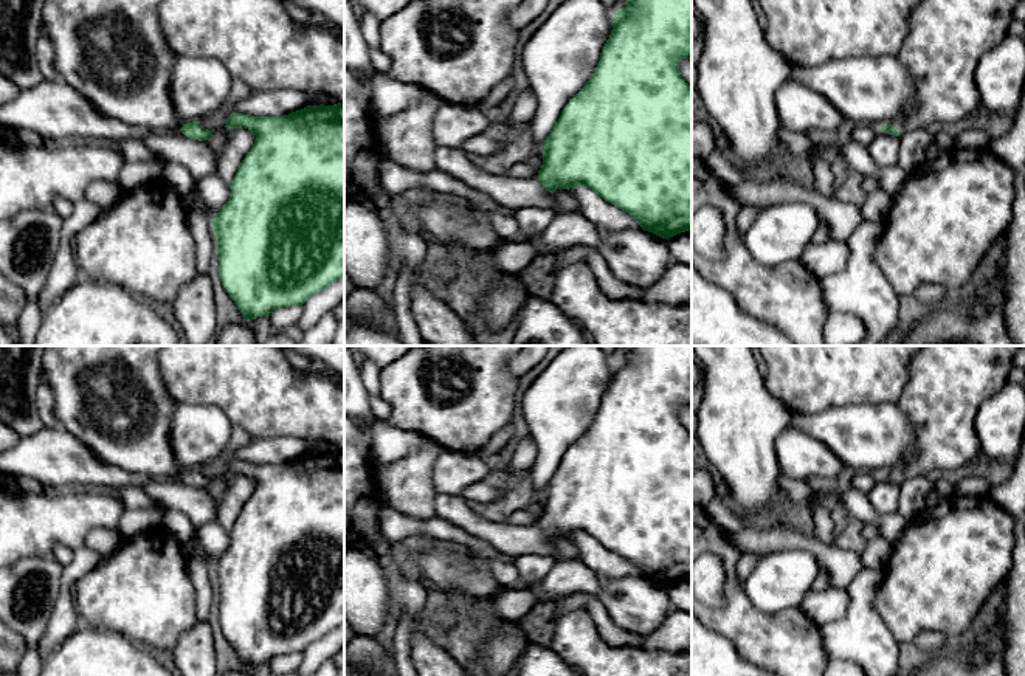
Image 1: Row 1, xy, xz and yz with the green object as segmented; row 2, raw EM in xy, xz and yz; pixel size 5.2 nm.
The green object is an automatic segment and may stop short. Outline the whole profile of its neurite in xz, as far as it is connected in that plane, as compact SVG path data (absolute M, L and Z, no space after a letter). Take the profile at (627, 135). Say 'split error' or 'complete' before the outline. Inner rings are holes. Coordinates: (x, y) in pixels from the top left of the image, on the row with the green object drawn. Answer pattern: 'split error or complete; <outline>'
complete; M626 0L626 5L617 9L614 16L613 31L589 81L569 99L543 143L543 164L538 178L546 191L554 194L557 189L589 188L605 202L628 212L644 231L667 240L676 234L692 231L692 87L679 73L682 59L692 59L692 0Z

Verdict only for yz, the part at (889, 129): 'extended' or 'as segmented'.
extended

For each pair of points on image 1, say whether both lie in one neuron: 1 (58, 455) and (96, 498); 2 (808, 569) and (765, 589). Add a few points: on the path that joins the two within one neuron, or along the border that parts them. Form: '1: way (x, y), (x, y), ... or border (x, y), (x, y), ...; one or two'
1: border (112, 489), (69, 487), (53, 490); two
2: way (797, 569), (776, 583); one

